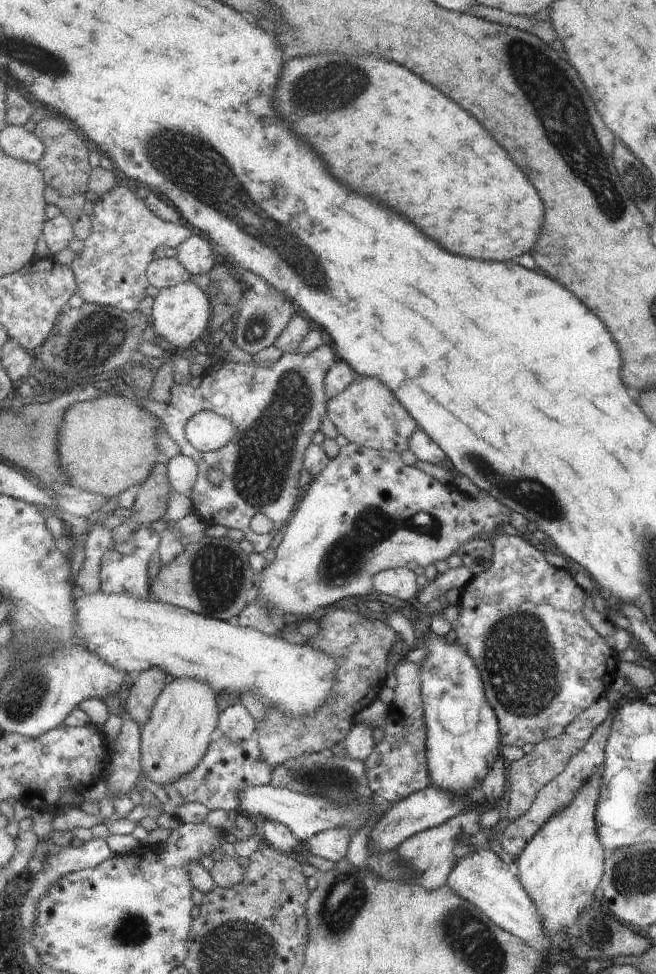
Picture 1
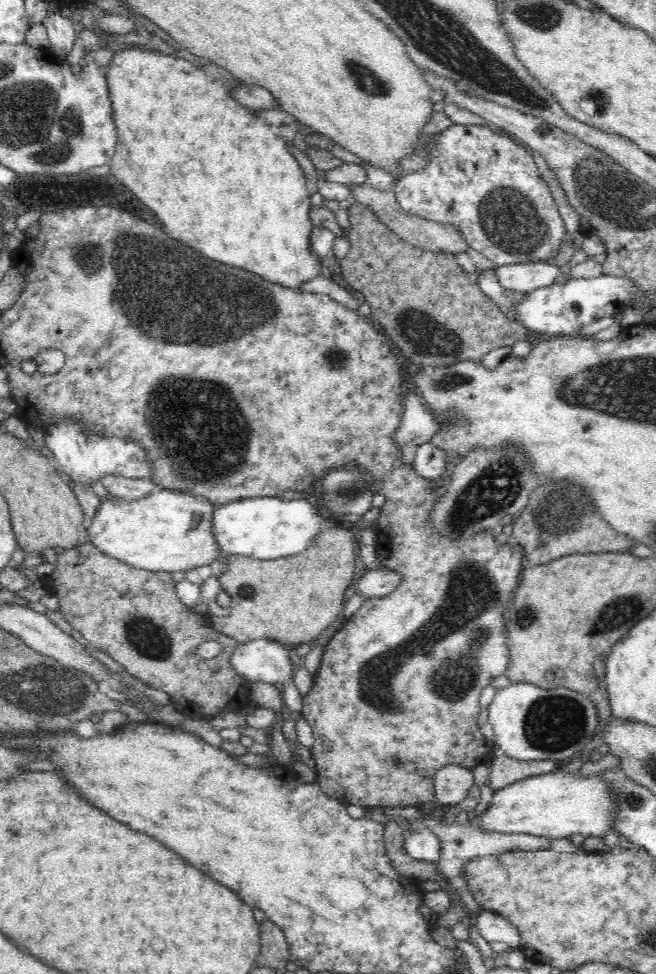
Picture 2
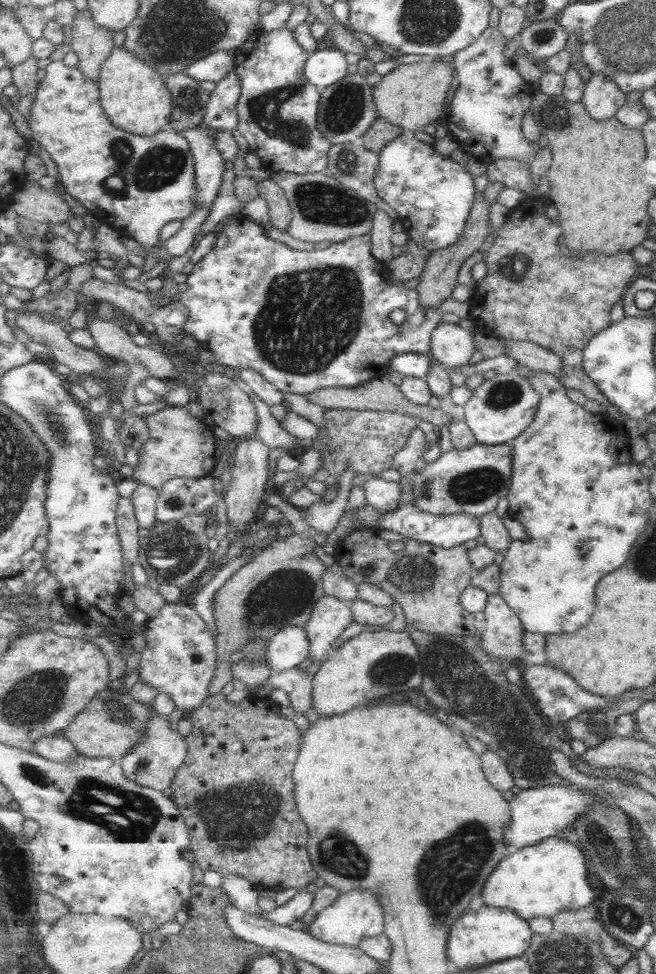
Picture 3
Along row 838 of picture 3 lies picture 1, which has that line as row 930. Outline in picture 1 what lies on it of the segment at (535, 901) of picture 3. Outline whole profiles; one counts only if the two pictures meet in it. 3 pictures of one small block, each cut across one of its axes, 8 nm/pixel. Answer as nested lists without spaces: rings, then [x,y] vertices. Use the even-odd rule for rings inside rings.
[[[596,773],[579,790],[573,804],[551,818],[524,852],[514,858],[518,867],[516,876],[521,880],[522,888],[538,903],[551,934],[563,931],[567,937],[570,929],[576,925],[579,914],[593,905],[595,890],[602,885],[608,851],[599,838],[595,823],[602,785],[602,774]]]

